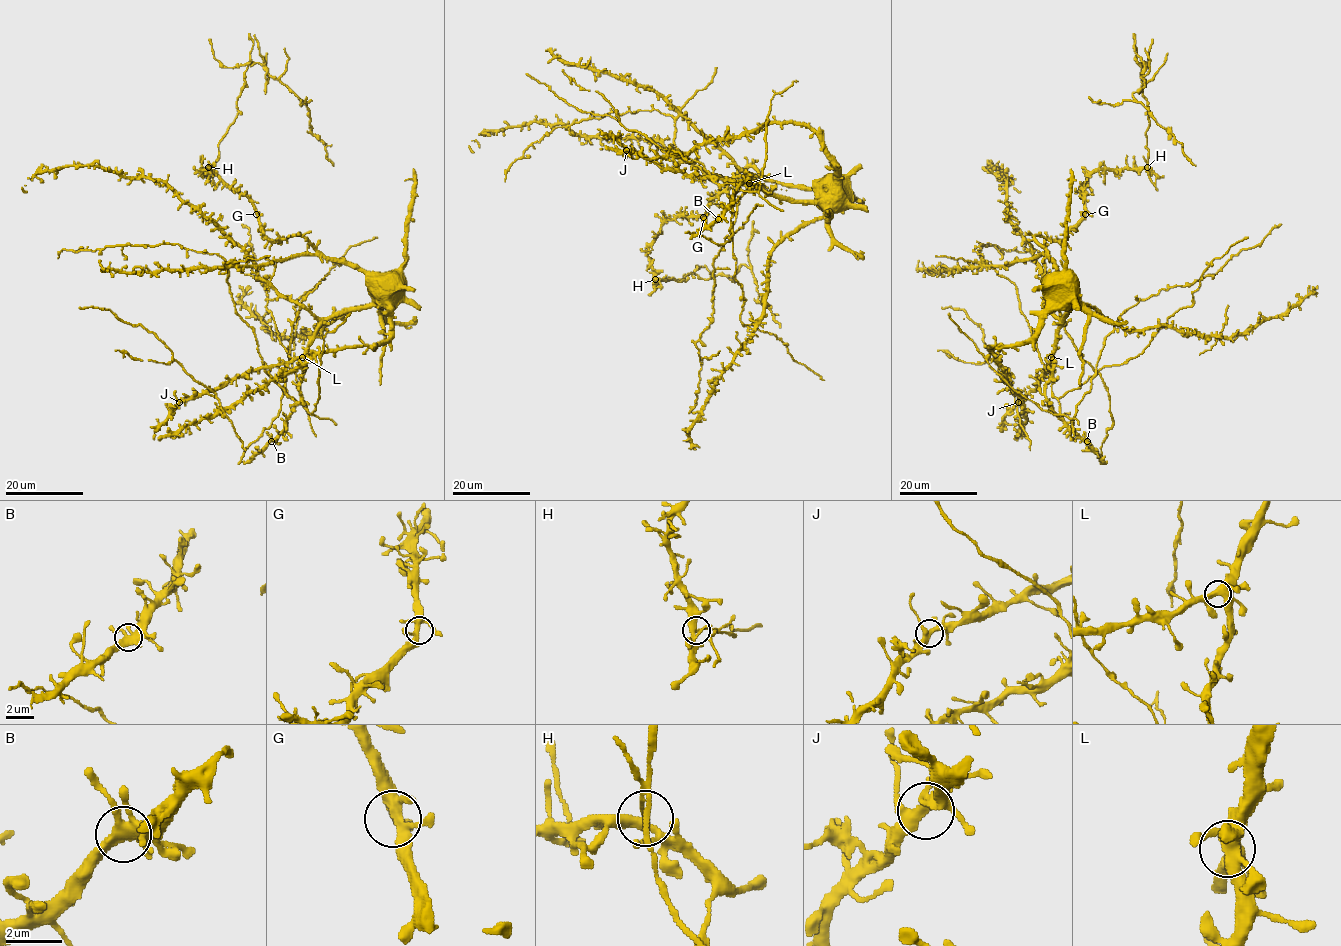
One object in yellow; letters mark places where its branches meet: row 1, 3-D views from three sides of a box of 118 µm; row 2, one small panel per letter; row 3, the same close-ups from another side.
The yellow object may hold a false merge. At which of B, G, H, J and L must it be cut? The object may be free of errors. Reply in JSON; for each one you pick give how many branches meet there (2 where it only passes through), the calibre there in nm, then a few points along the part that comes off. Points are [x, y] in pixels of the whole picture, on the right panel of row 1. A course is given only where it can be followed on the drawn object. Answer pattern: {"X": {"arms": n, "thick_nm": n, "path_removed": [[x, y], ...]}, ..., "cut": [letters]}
{"H": {"arms": 4, "thick_nm": 320, "path_removed": [[1147, 168], [1150, 123], [1143, 62], [1148, 64], [1145, 86], [1132, 97], [1182, 144], [1195, 166]]}, "cut": ["H"]}

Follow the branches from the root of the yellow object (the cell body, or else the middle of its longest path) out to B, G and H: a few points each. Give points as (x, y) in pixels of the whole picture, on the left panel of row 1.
B: (387, 288), (397, 280), (389, 300), (344, 308), (318, 328), (306, 357), (300, 400), (271, 440)
G: (387, 288), (394, 278), (361, 272), (325, 259), (302, 236), (271, 241), (264, 234), (256, 214)
H: (387, 288), (394, 278), (325, 259), (302, 236), (271, 241), (254, 205), (212, 170), (201, 169), (209, 168)

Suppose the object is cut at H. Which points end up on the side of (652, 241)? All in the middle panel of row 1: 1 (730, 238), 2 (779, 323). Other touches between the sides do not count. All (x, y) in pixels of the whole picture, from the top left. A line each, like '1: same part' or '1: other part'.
1: same part
2: other part

